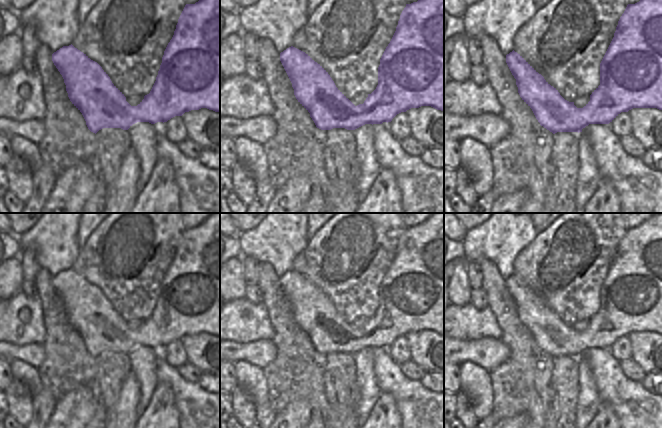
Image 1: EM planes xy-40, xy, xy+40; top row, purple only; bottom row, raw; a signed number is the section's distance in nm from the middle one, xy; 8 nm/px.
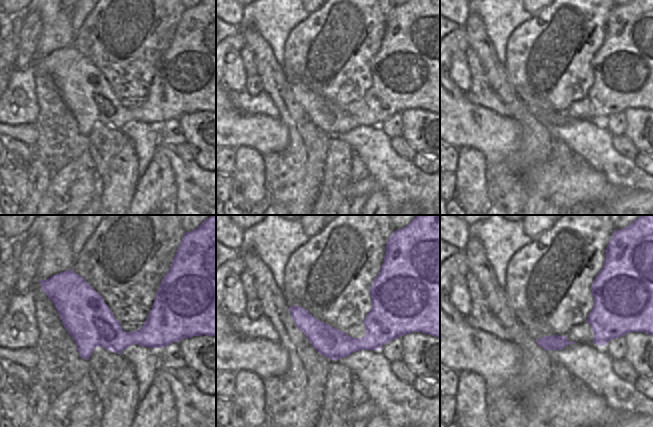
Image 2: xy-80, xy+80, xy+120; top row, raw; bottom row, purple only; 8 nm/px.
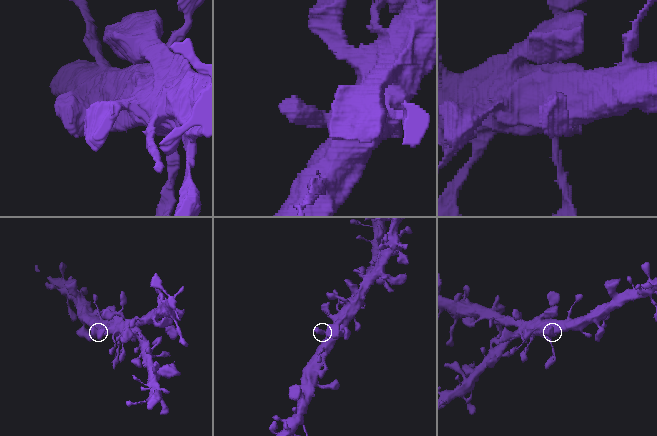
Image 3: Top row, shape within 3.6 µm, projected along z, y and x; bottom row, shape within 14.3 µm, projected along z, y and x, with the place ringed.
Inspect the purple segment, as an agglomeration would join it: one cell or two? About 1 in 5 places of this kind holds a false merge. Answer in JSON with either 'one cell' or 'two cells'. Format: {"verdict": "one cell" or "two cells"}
{"verdict": "one cell"}

